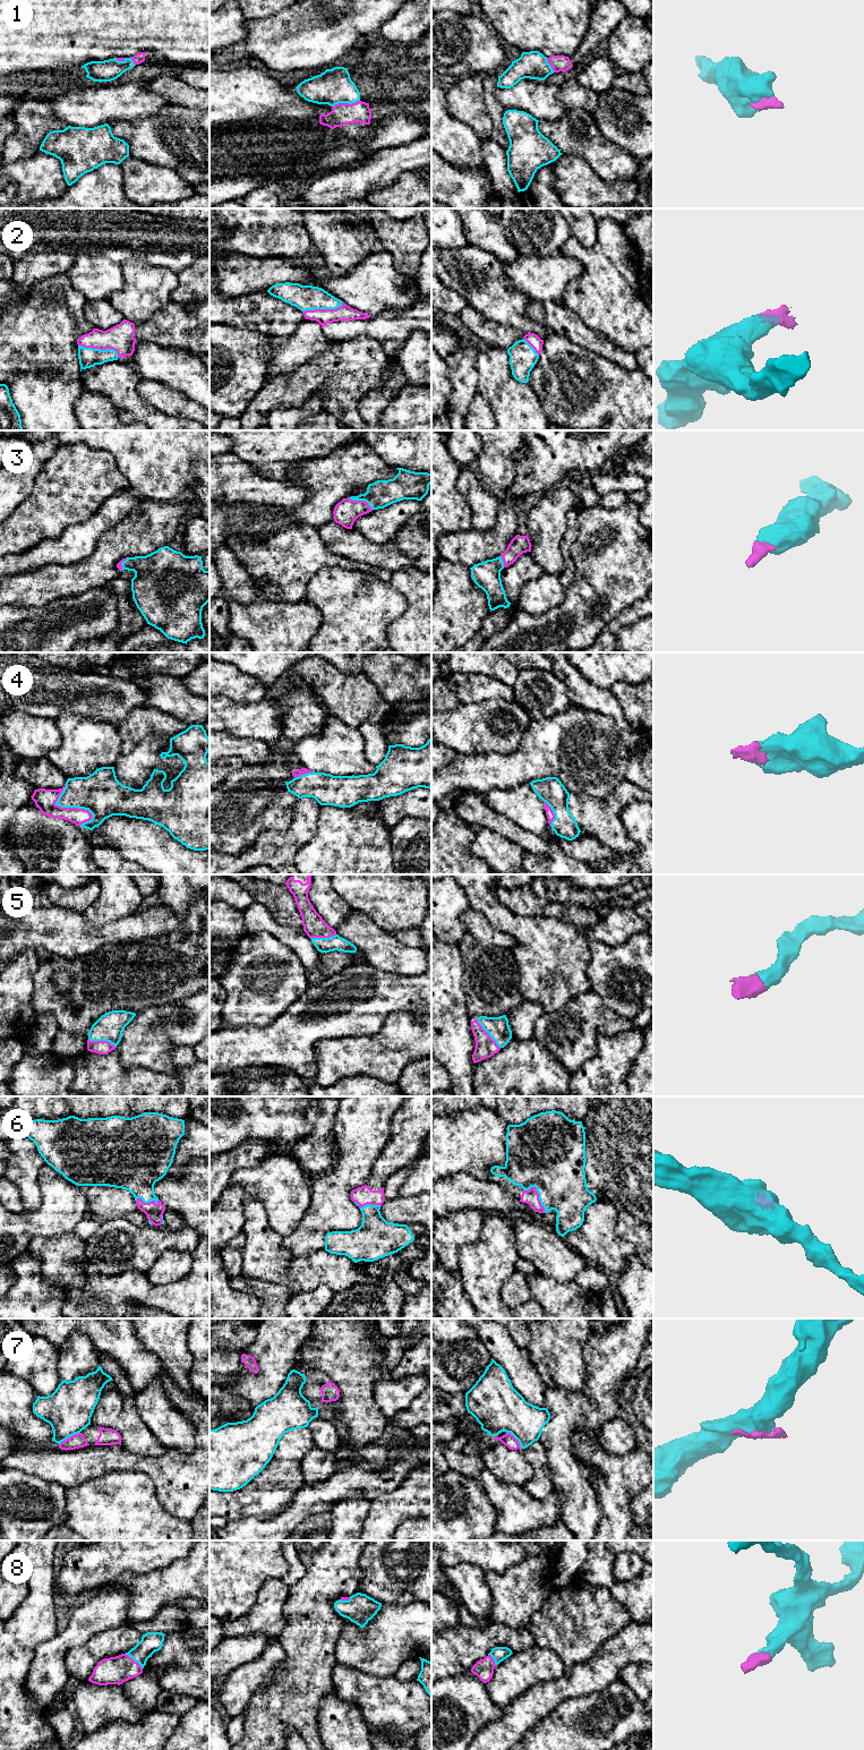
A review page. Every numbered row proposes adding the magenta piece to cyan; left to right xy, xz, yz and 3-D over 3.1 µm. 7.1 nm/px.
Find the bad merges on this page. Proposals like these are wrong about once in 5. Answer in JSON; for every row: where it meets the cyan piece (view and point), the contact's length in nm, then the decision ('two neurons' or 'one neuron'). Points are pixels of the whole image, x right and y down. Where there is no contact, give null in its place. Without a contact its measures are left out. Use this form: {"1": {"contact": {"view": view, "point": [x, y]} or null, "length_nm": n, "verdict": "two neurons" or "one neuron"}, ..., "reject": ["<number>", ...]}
{"1": {"contact": {"view": "xz", "point": [345, 102]}, "length_nm": 200, "verdict": "one neuron"}, "2": {"contact": {"view": "xy", "point": [99, 349]}, "length_nm": 300, "verdict": "one neuron"}, "3": {"contact": {"view": "xz", "point": [360, 500]}, "length_nm": 200, "verdict": "one neuron"}, "4": {"contact": {"view": "xy", "point": [67, 807]}, "length_nm": 320, "verdict": "one neuron"}, "5": {"contact": {"view": "yz", "point": [487, 1032]}, "length_nm": 280, "verdict": "one neuron"}, "6": {"contact": {"view": "yz", "point": [538, 1193]}, "length_nm": 220, "verdict": "one neuron"}, "7": {"contact": {"view": "xy", "point": [69, 1436]}, "length_nm": 180, "verdict": "two neurons"}, "8": {"contact": {"view": "xy", "point": [134, 1659]}, "length_nm": 170, "verdict": "one neuron"}, "reject": ["7"]}

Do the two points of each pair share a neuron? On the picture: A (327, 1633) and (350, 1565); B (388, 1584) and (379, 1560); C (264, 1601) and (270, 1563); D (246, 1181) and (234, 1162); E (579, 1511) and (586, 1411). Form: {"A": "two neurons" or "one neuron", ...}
{"A": "one neuron", "B": "one neuron", "C": "two neurons", "D": "two neurons", "E": "one neuron"}

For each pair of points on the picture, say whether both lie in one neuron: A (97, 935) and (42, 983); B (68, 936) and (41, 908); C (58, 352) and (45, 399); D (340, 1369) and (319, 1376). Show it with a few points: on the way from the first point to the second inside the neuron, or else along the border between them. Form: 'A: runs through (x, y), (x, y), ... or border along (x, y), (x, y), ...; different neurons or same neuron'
A: border along (44, 952), (66, 958), (84, 956); different neurons
B: runs through (61, 929), (48, 915); same neuron
C: runs through (58, 364), (63, 373), (49, 387); same neuron
D: border along (308, 1373), (321, 1371), (338, 1388), (339, 1398); different neurons

